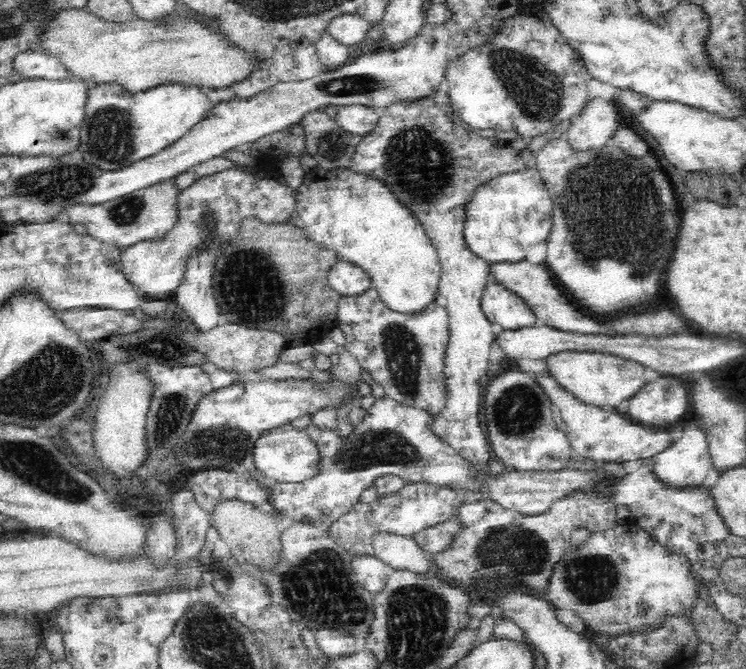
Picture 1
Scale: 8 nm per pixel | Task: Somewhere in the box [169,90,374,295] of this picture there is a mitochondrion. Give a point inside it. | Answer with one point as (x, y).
(332, 146)

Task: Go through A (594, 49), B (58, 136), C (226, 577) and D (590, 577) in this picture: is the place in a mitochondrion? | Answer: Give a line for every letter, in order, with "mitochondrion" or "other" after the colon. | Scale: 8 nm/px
A: other
B: mitochondrion
C: mitochondrion
D: mitochondrion

